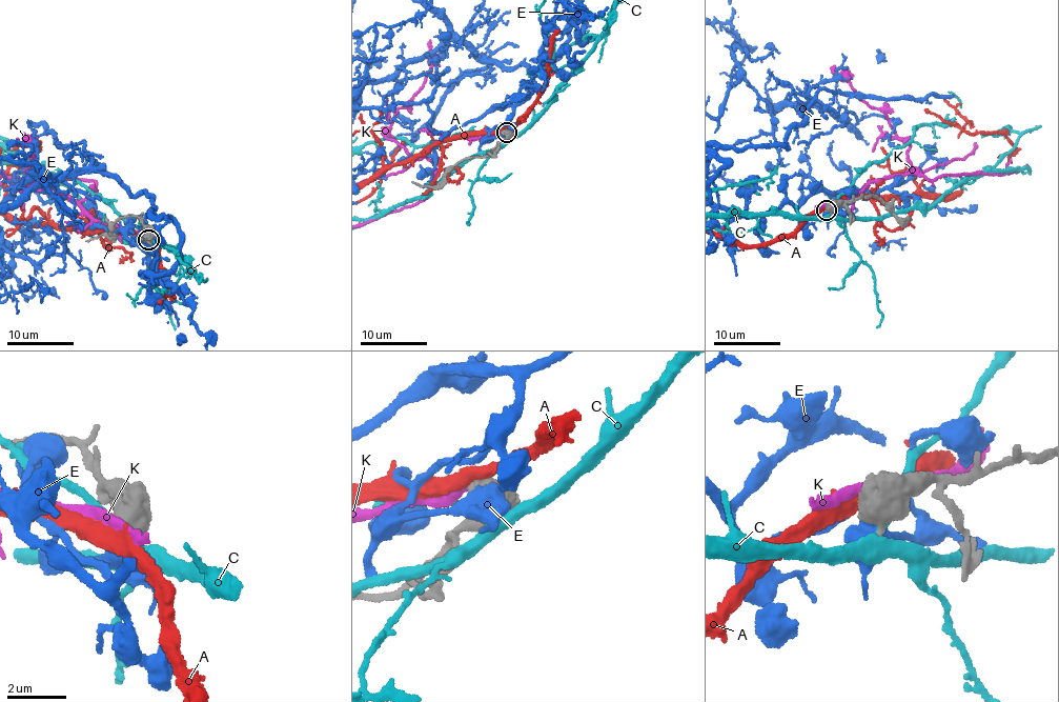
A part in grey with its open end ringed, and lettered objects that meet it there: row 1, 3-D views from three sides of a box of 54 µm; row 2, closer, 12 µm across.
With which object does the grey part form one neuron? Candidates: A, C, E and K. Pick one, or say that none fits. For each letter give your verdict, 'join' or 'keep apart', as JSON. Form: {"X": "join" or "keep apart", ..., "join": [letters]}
{"A": "keep apart", "C": "keep apart", "E": "keep apart", "K": "keep apart", "join": []}

